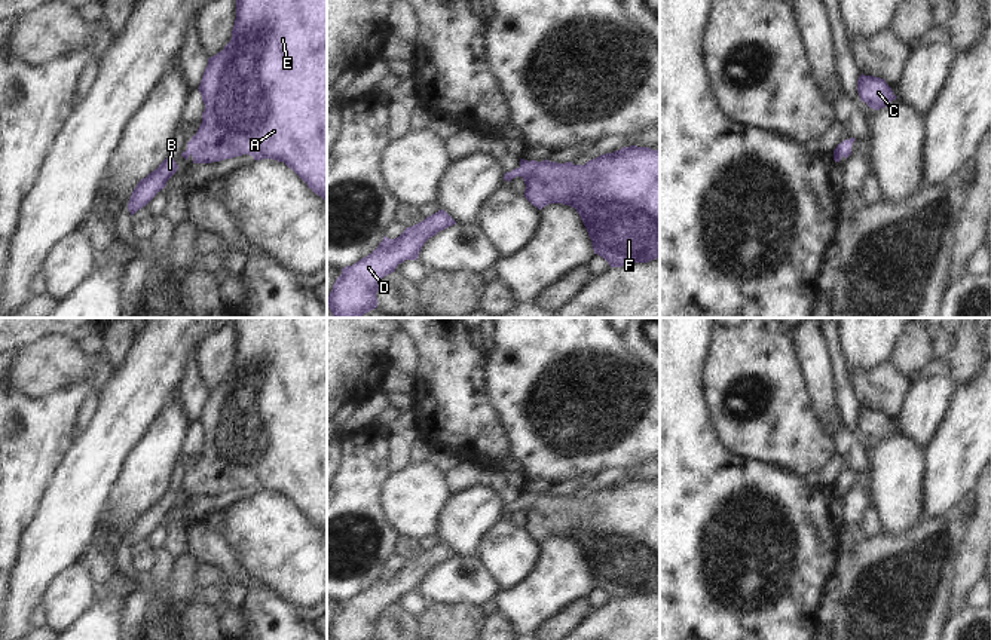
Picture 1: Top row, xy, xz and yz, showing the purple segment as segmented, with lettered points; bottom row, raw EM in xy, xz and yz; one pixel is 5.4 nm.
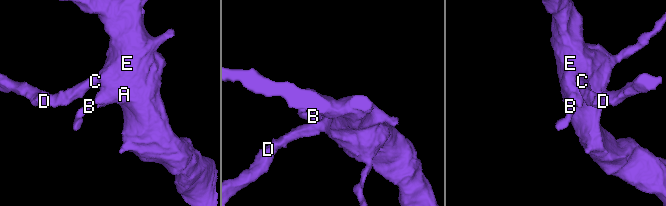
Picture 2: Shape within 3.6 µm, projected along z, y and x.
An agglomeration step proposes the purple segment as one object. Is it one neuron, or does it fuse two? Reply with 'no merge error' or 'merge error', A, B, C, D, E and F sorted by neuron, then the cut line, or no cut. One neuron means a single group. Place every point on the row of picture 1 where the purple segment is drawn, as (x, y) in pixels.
no merge error; groups A B C D E F; cut none

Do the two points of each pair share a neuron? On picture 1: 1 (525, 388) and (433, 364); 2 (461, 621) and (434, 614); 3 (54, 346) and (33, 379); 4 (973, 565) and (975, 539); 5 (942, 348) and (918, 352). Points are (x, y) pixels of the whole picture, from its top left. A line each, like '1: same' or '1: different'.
1: different
2: same
3: same
4: same
5: different

